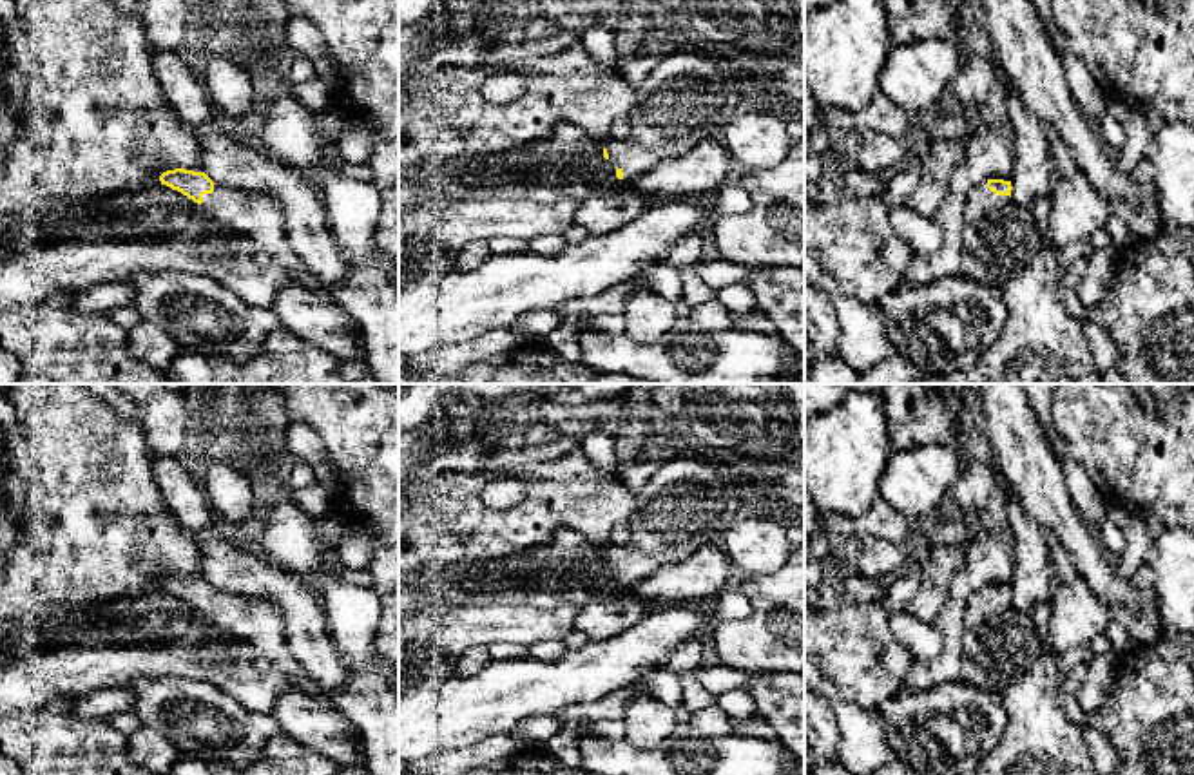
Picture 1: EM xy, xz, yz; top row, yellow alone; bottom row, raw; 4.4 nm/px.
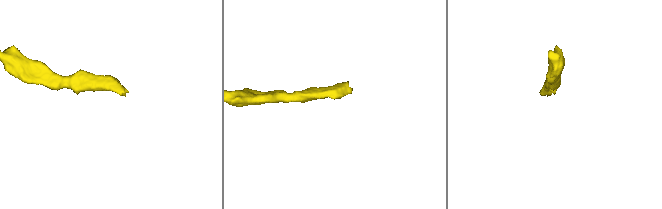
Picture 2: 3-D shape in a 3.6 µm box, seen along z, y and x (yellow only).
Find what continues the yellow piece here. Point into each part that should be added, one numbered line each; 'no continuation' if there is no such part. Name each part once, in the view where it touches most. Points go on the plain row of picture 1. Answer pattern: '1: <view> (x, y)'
1: yz (979, 607)

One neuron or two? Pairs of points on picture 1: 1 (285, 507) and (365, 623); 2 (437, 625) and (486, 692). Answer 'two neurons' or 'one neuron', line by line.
1: one neuron
2: two neurons

